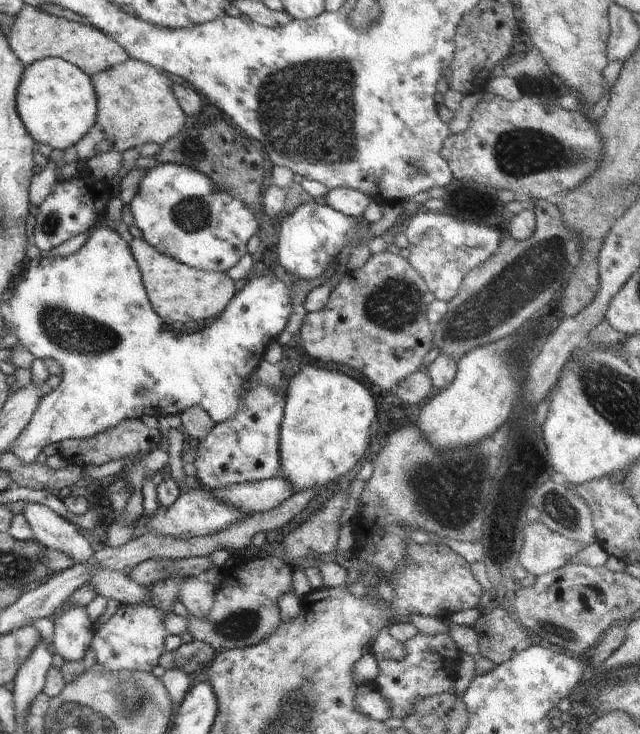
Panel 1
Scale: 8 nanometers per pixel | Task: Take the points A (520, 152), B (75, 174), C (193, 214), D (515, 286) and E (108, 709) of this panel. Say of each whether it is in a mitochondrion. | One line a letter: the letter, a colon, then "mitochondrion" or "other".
A: mitochondrion
B: other
C: mitochondrion
D: mitochondrion
E: mitochondrion

